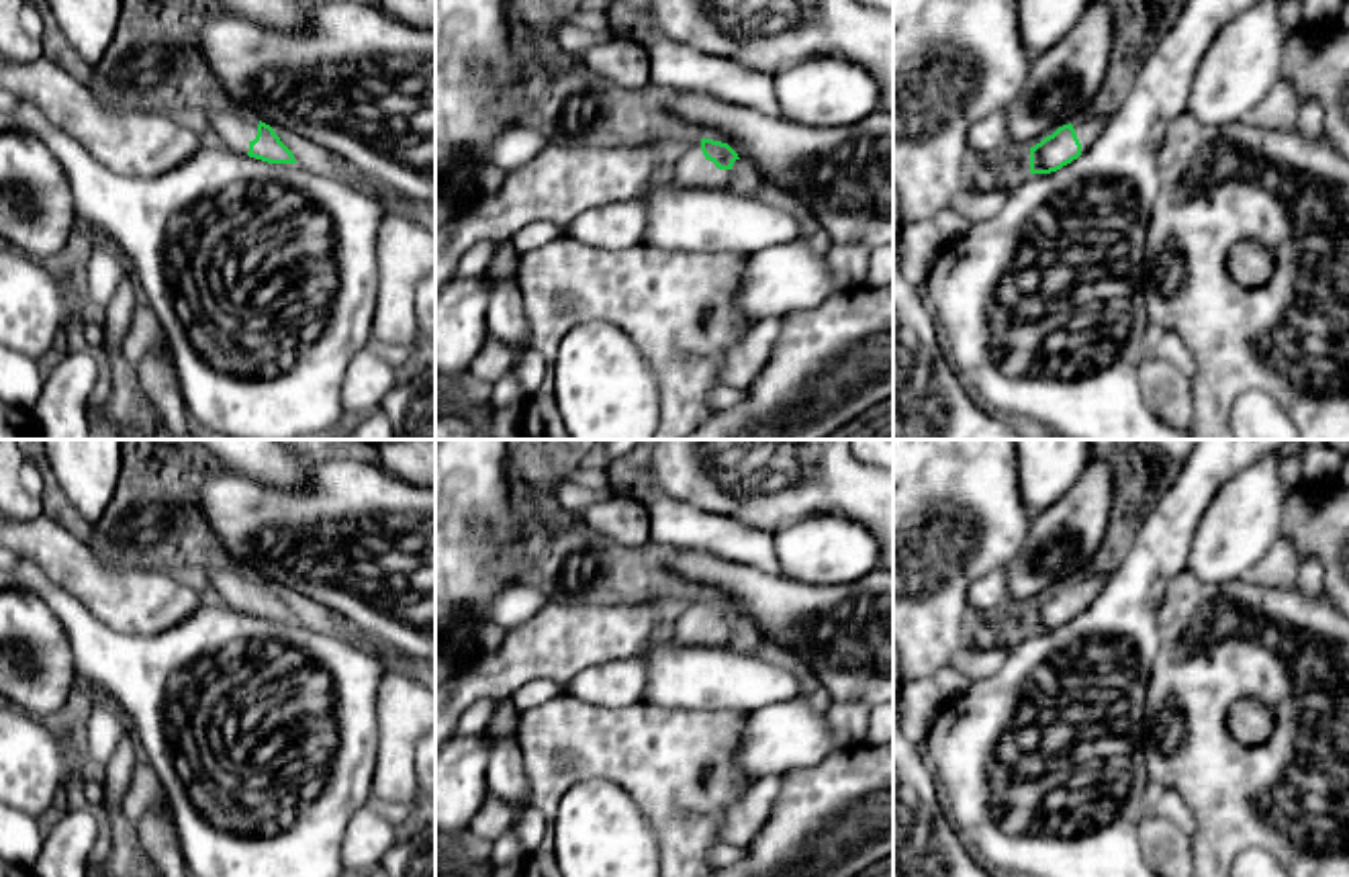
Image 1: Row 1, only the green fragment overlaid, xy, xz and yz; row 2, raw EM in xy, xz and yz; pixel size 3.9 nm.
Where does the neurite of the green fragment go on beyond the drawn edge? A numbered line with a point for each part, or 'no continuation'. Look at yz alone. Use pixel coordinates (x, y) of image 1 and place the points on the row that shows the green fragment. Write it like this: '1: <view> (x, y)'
1: yz (1088, 127)

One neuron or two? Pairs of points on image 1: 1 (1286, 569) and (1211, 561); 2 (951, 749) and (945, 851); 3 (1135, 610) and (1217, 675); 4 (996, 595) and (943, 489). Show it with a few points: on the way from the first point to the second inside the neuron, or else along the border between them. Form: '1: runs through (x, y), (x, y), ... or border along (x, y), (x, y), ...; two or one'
1: border along (1280, 536), (1241, 577); two
2: border along (933, 771), (939, 783), (941, 808), (959, 835); two
3: border along (1170, 581), (1157, 614), (1159, 651); two
4: border along (1004, 569), (994, 569), (971, 585), (971, 616); two

